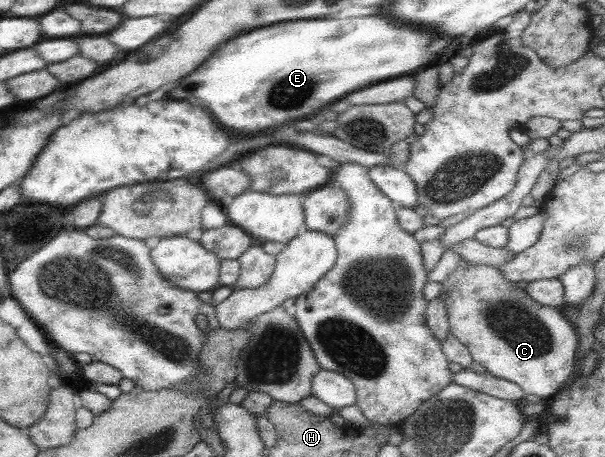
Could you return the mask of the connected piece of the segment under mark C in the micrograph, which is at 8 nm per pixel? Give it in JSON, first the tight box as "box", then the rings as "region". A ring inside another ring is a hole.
{"box":[442,263,577,398],"region":[[[463,263],[442,282],[448,332],[468,349],[471,360],[495,378],[516,384],[523,395],[552,398],[570,378],[577,352],[577,332],[559,308],[534,302],[524,290],[504,280],[497,268]]]}

